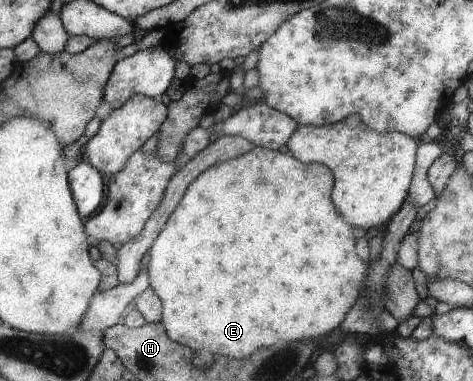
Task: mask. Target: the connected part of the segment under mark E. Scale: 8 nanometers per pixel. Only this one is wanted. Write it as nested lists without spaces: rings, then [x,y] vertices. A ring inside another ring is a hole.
[[[252,147],[248,152],[212,164],[203,170],[188,184],[184,194],[178,200],[174,210],[168,215],[158,236],[148,249],[147,275],[149,287],[160,299],[162,314],[160,321],[166,334],[174,342],[190,347],[193,351],[210,348],[218,356],[226,358],[244,358],[260,346],[270,346],[274,342],[298,342],[298,340],[318,341],[320,336],[327,336],[337,331],[342,318],[358,299],[358,288],[364,280],[364,262],[354,252],[352,230],[342,222],[340,214],[330,200],[332,190],[332,171],[320,163],[302,163],[284,149],[270,150],[264,147]],[[224,292],[224,298],[218,300],[218,294]]]

